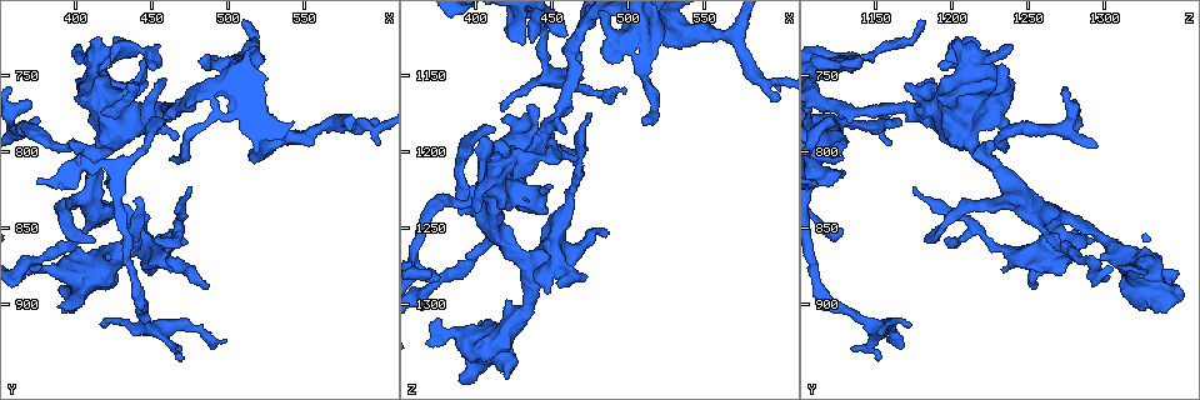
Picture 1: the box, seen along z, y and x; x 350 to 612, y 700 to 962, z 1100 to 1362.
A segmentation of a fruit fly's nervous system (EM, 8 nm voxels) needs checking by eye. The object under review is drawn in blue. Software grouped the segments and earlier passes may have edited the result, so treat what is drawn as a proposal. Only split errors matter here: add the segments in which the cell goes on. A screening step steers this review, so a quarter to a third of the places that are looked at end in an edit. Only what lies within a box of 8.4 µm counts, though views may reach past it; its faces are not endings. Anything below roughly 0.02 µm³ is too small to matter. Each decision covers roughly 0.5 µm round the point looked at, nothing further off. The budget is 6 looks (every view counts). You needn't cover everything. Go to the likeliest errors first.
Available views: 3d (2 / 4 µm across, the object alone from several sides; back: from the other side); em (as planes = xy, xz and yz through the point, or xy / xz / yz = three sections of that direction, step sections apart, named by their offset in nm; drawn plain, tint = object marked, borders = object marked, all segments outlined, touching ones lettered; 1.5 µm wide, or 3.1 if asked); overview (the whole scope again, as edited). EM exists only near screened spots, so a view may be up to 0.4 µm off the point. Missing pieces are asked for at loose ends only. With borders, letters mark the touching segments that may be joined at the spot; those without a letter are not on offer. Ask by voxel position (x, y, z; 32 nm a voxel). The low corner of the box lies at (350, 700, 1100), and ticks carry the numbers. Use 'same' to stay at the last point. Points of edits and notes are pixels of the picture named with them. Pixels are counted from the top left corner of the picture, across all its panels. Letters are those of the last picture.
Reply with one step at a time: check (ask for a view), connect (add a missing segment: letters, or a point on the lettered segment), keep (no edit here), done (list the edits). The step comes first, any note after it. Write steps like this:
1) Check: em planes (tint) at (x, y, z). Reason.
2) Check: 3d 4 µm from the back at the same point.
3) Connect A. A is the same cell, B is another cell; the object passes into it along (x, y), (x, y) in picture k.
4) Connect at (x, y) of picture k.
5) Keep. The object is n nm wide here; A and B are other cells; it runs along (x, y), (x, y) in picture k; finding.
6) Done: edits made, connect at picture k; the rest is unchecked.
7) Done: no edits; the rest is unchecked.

Check: 3d 4 µm at (472, 858, 1280). Branch stops here.

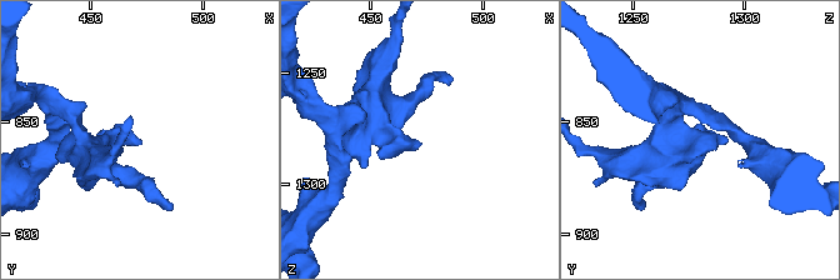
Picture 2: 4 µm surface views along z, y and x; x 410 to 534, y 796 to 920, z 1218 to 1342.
Check: em planes (borders) at (473, 859, 1281). Shape alone is not enough.

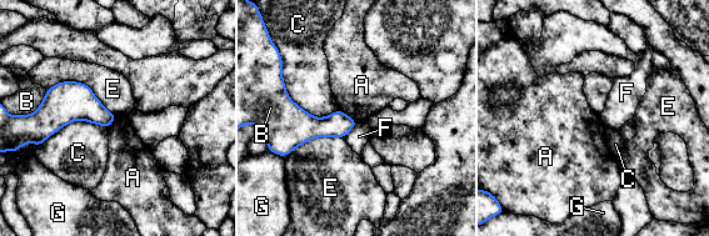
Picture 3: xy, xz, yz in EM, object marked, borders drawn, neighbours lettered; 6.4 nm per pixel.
Keep. A, B, C, E, F and G are other cells; a border runs along (339, 109), (358, 122) in picture 3; no lettered segment goes on from it.

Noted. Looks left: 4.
Check: em planes (borders) at (466, 928, 1134). Free end.

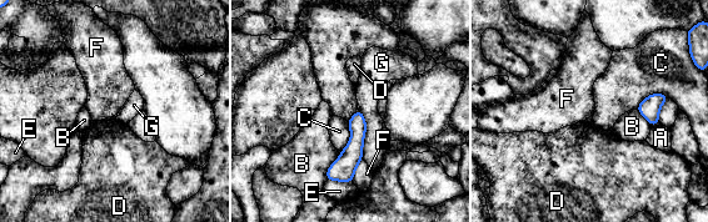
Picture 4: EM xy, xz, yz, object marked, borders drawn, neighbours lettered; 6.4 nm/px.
Keep. A, B, C, D, E, F and G are other cells; a border runs along (362, 159), (352, 181) in picture 4; none of them fits.

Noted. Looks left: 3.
Check: em xz step 8 (plain) at (376, 876, 1310). Branch stops here.

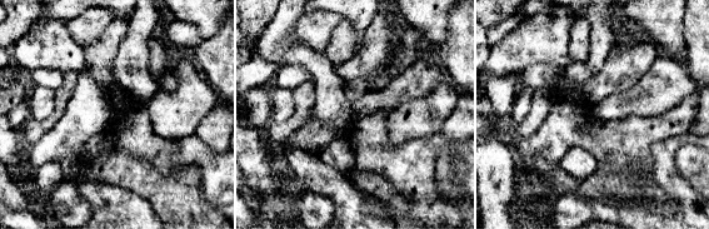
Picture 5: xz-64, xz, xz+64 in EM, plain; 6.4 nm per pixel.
Check: em xz step 8 (borders) at the same point. What lies round it.

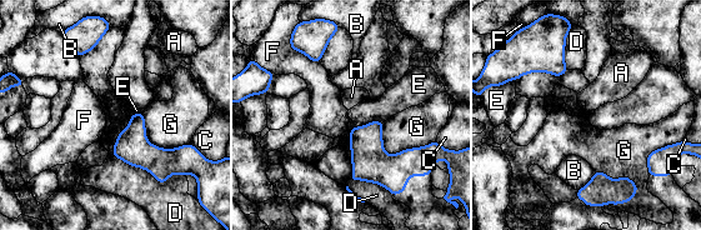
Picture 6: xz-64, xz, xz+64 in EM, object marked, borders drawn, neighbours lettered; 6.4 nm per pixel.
Keep. A, B, C, D, E, F and G are other cells; a border runs along (384, 121), (369, 121), (351, 128) in picture 6; no lettered segment goes on from it.

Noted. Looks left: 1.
Done: no edits; the rest is unchecked.

